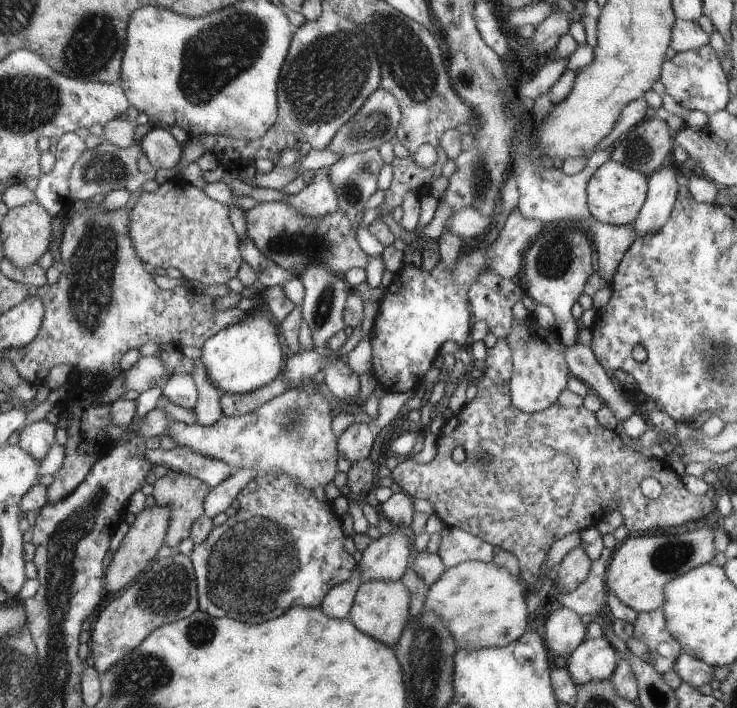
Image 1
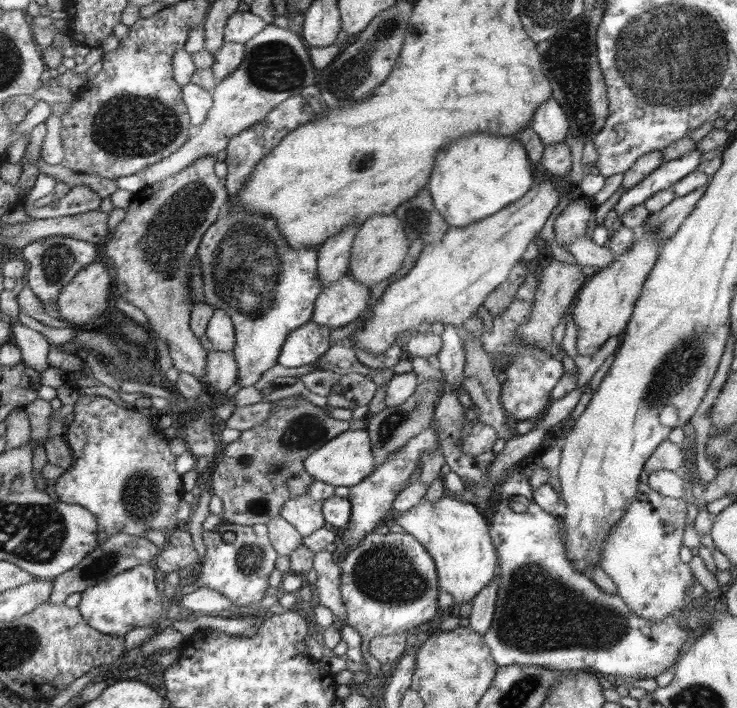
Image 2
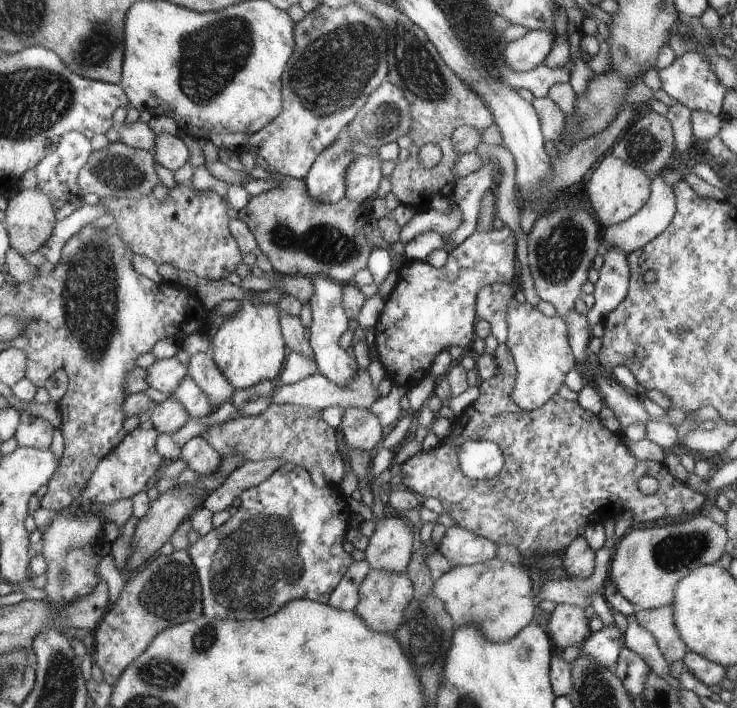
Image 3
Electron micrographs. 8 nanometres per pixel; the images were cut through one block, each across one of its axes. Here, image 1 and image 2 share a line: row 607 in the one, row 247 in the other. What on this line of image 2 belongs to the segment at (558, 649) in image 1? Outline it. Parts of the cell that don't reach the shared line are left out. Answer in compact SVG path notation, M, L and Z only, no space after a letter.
M580 194L580 198L572 200L554 218L553 227L559 246L566 249L574 237L584 235L594 211L595 206L591 201Z

